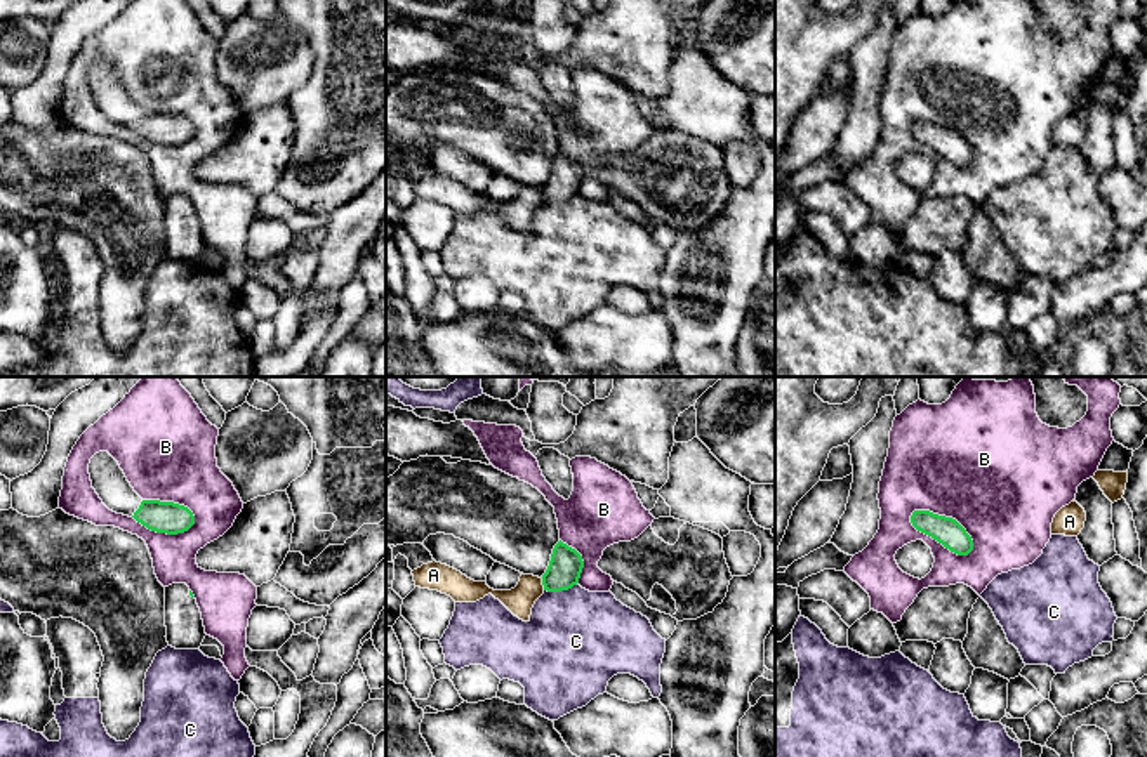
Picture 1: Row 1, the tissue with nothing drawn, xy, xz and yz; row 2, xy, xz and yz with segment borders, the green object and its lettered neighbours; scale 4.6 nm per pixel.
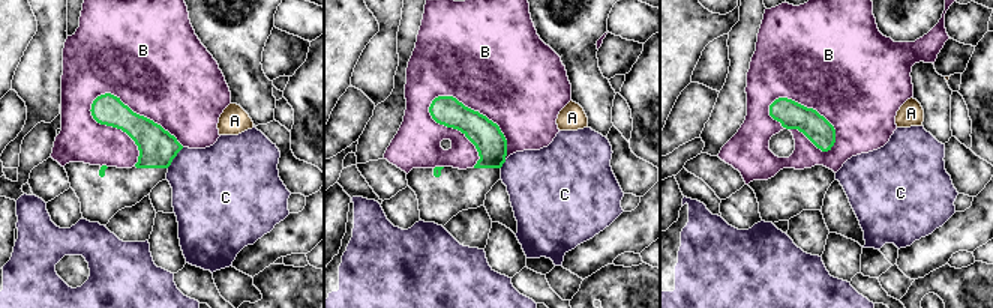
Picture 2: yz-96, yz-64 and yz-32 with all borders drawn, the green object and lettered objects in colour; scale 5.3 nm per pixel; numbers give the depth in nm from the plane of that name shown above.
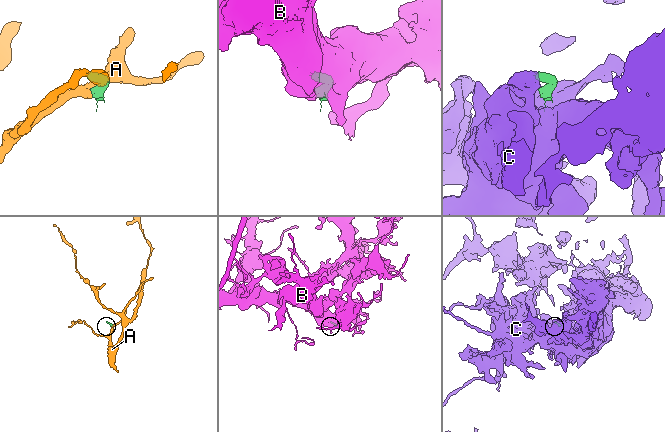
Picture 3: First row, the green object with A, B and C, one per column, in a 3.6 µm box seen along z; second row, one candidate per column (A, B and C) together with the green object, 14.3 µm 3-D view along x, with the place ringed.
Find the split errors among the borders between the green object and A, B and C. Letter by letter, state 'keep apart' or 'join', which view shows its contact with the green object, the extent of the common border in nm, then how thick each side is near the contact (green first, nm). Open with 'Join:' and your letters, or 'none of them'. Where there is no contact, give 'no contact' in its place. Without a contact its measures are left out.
Join: none of them
A: keep apart | xz | 60 nm | 160/130 nm
B: keep apart | yz | 340 nm | 130/480 nm
C: keep apart | xz | 170 nm | 160/480 nm

